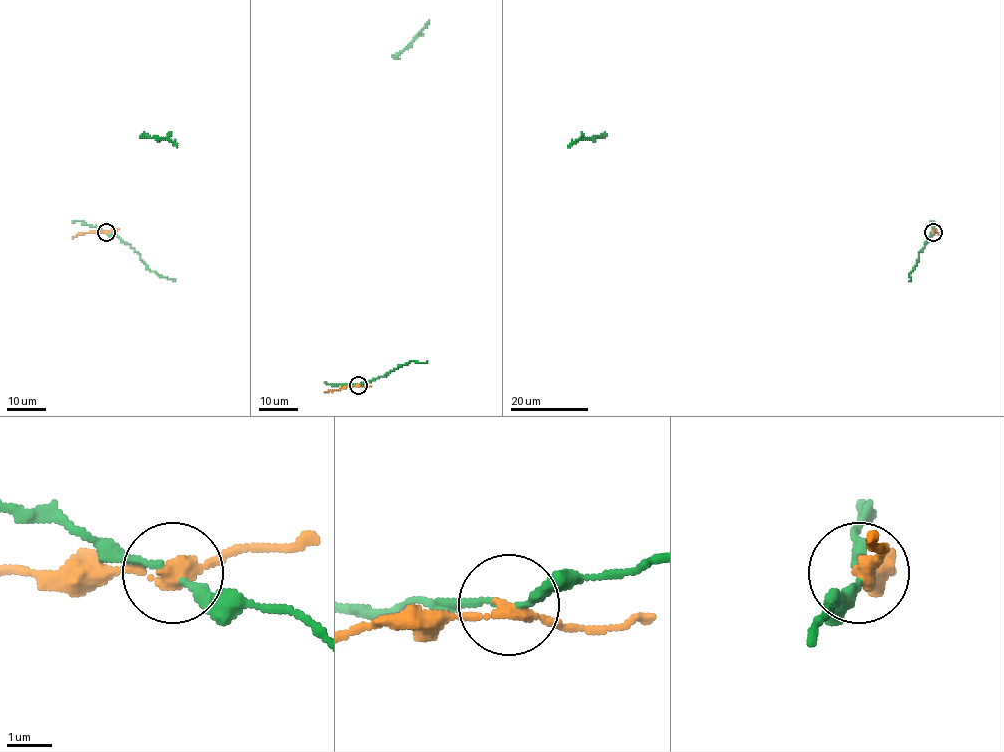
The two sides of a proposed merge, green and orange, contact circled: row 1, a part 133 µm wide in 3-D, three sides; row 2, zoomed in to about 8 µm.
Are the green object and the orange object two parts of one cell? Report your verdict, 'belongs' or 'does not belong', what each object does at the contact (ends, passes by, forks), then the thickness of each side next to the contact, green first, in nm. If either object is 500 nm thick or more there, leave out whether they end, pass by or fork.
does not belong; green passes by; orange passes by; calibres 180 and 280 nm

